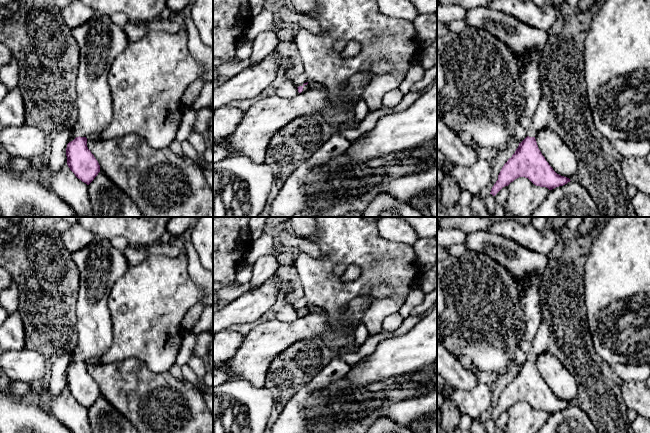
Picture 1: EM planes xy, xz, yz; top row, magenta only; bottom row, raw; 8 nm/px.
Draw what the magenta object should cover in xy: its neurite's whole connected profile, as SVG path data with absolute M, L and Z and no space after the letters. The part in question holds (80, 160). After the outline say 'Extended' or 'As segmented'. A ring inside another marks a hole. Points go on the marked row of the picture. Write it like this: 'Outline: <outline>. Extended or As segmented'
Outline: M95 14L89 21L71 29L80 49L76 79L78 118L73 130L76 138L67 144L67 165L75 176L89 185L100 172L100 165L87 147L87 139L97 136L110 123L113 116L112 96L108 73L115 58L129 45L124 29L113 23L109 15Z. Extended

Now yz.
Outline: M478 6L467 9L464 21L468 26L487 30L494 37L504 42L509 47L511 53L522 61L519 80L523 87L524 102L519 110L519 125L526 131L527 137L519 143L515 153L502 167L498 175L498 180L492 187L490 194L495 196L503 187L508 186L519 177L528 178L534 185L546 187L549 190L567 184L571 180L557 174L539 150L535 139L537 131L533 127L533 115L542 98L540 64L544 56L545 46L548 40L547 31L532 27L521 22L512 15L494 10L489 6Z. Extended

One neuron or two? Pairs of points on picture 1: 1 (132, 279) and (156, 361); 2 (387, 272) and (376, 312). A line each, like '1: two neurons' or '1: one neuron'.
1: one neuron
2: one neuron

